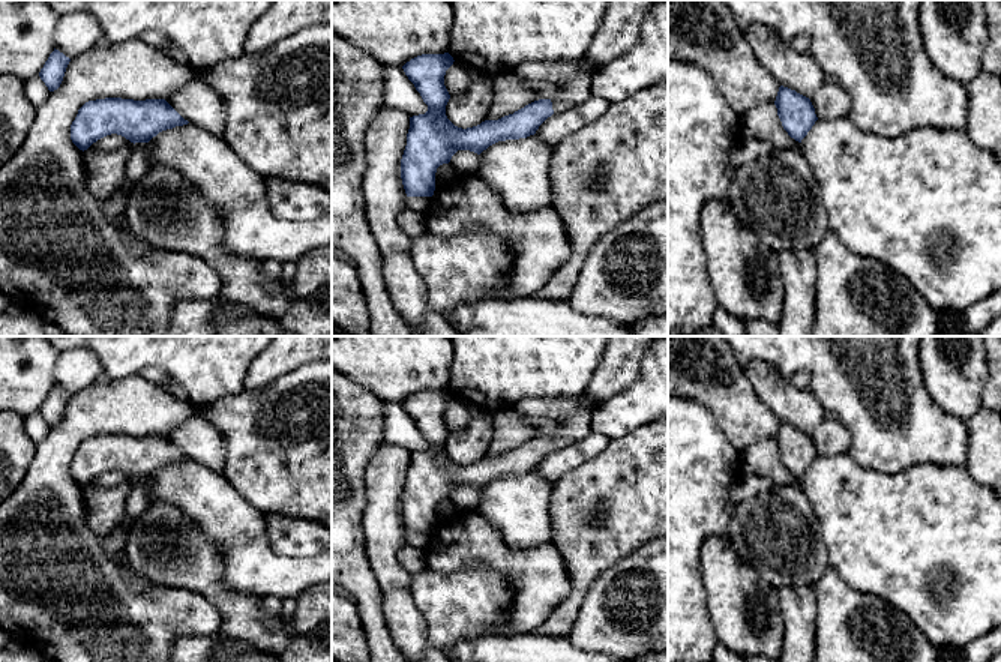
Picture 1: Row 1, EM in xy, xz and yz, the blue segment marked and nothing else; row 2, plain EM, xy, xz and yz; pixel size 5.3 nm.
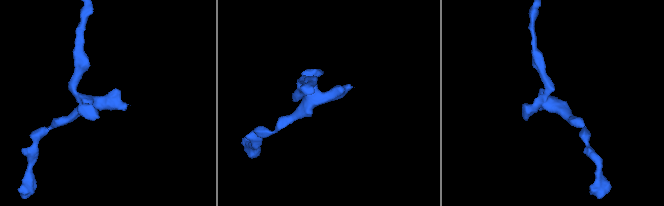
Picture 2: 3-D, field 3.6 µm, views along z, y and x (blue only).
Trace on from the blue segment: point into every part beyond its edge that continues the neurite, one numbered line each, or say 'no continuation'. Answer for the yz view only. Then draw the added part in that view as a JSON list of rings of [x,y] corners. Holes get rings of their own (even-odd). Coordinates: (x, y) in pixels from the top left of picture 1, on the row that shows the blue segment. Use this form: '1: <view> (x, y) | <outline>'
no continuation

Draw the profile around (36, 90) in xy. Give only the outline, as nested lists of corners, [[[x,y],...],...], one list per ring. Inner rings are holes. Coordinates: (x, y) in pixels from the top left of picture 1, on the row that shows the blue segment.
[[[39,75],[26,81],[26,95],[35,107],[42,105],[48,99],[50,93],[51,92]]]

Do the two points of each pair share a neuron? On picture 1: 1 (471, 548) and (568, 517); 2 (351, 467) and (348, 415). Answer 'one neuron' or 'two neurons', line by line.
1: two neurons
2: one neuron

